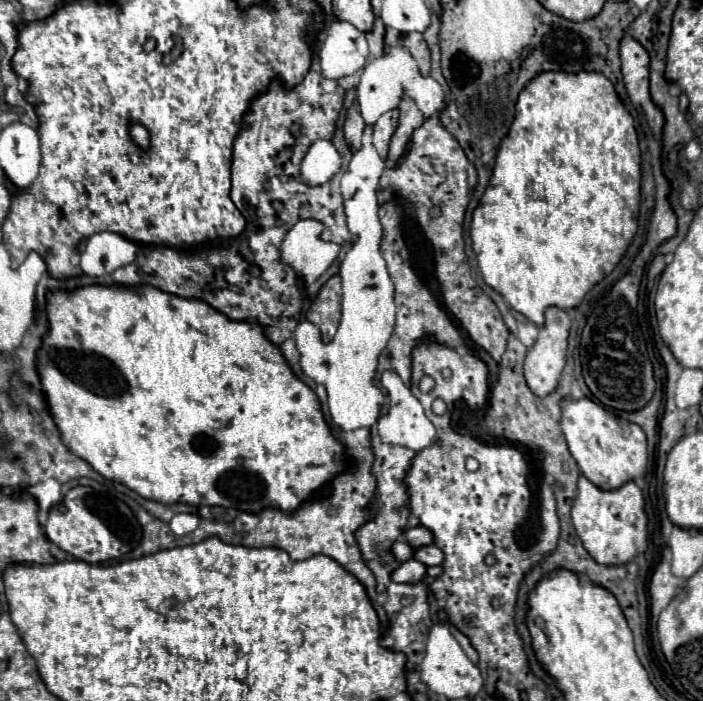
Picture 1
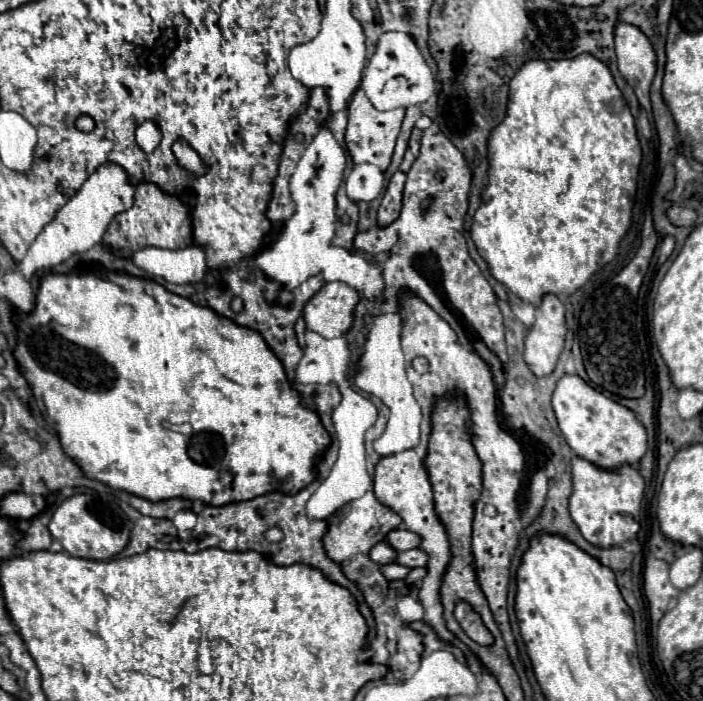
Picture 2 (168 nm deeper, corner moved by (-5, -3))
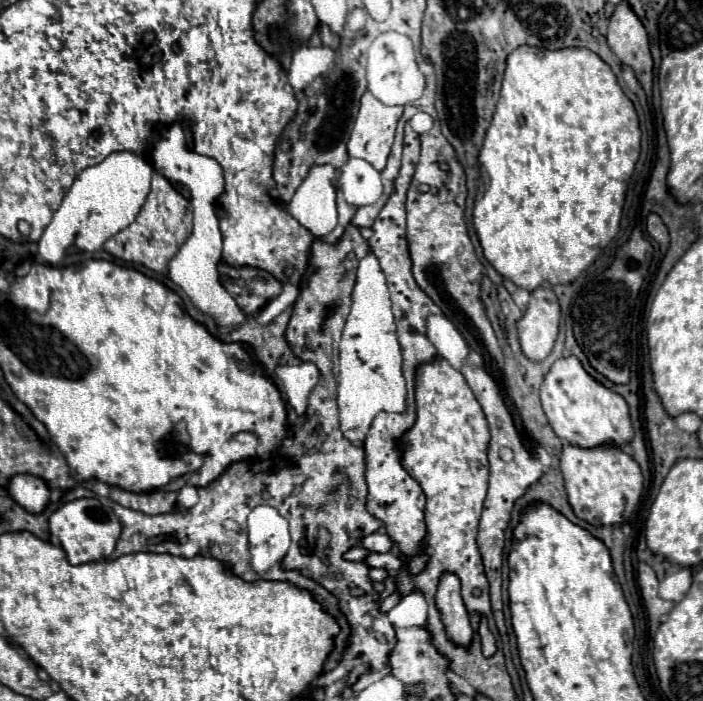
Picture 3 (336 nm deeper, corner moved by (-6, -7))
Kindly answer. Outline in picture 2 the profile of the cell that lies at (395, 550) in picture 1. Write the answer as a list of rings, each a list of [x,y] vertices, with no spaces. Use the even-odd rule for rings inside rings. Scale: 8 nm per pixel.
[[[382,541],[370,549],[370,559],[374,559],[378,565],[396,563],[396,557],[398,557],[398,551],[394,551],[394,547],[390,547],[386,541]]]

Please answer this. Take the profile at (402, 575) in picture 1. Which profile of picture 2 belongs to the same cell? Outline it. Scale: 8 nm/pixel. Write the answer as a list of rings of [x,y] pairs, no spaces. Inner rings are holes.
[[[392,563],[392,565],[384,565],[384,567],[380,567],[380,569],[382,569],[382,573],[384,573],[384,577],[386,577],[388,581],[404,579],[404,577],[410,573],[410,569],[408,569],[408,567],[404,567],[404,565],[398,565],[398,563]]]

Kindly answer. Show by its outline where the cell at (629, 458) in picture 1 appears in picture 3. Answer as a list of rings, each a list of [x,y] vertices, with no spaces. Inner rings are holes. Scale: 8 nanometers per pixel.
[[[573,355],[557,359],[547,371],[539,389],[543,411],[555,435],[579,447],[597,447],[599,443],[623,445],[633,439],[629,409],[625,399],[593,379]]]

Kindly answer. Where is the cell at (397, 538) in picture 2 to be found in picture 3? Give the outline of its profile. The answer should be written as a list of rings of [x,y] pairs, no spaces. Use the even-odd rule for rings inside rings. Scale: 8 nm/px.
[[[371,533],[371,535],[363,537],[361,545],[373,553],[387,553],[387,551],[393,551],[393,547],[395,547],[393,541],[383,533]]]

